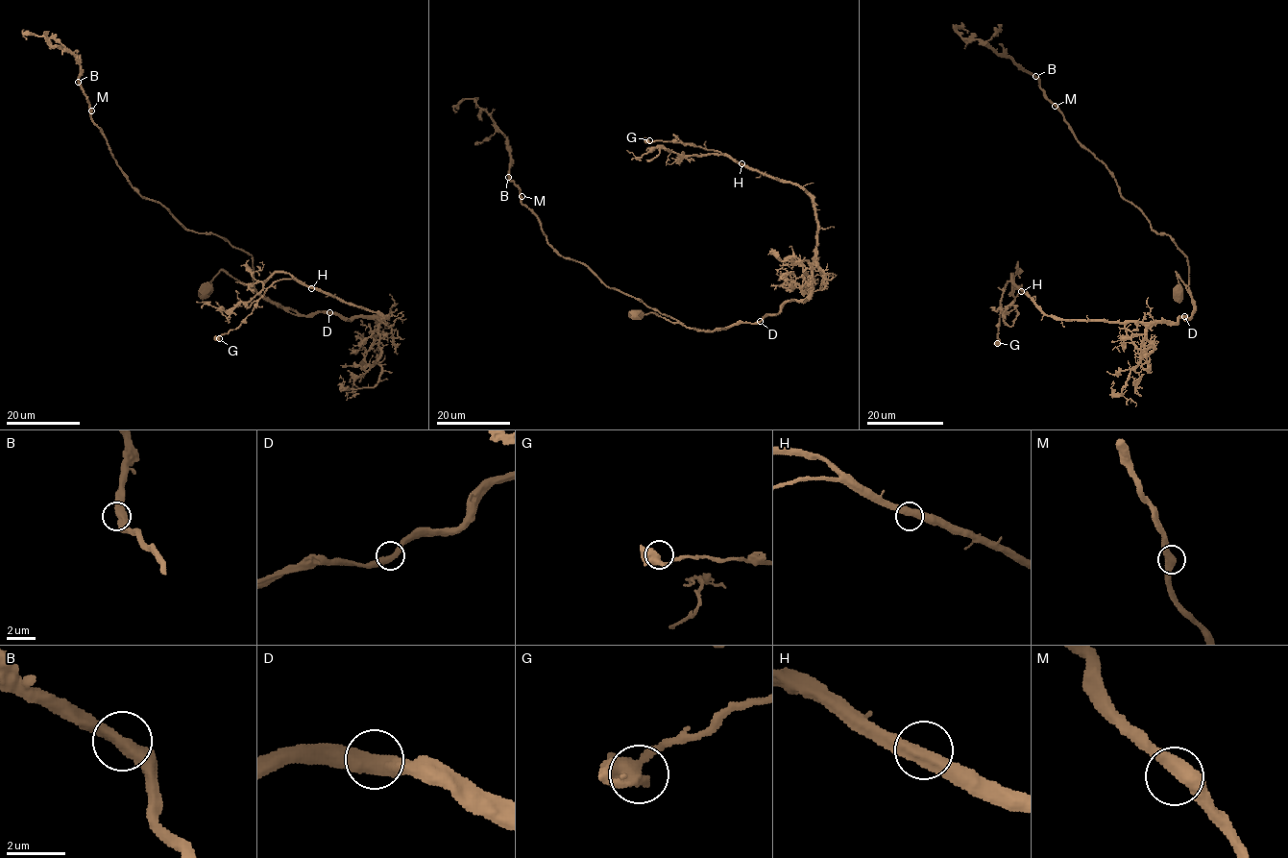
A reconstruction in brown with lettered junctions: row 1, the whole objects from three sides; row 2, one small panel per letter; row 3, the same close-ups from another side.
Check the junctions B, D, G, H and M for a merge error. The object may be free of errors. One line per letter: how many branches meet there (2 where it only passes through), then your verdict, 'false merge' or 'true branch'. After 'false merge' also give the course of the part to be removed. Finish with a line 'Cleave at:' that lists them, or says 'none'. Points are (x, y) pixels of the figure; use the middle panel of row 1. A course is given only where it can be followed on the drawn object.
B: branches 2; true branch
D: branches 2; true branch
G: branches 2; true branch
H: branches 2; true branch
M: branches 2; true branch
Cleave at: none

